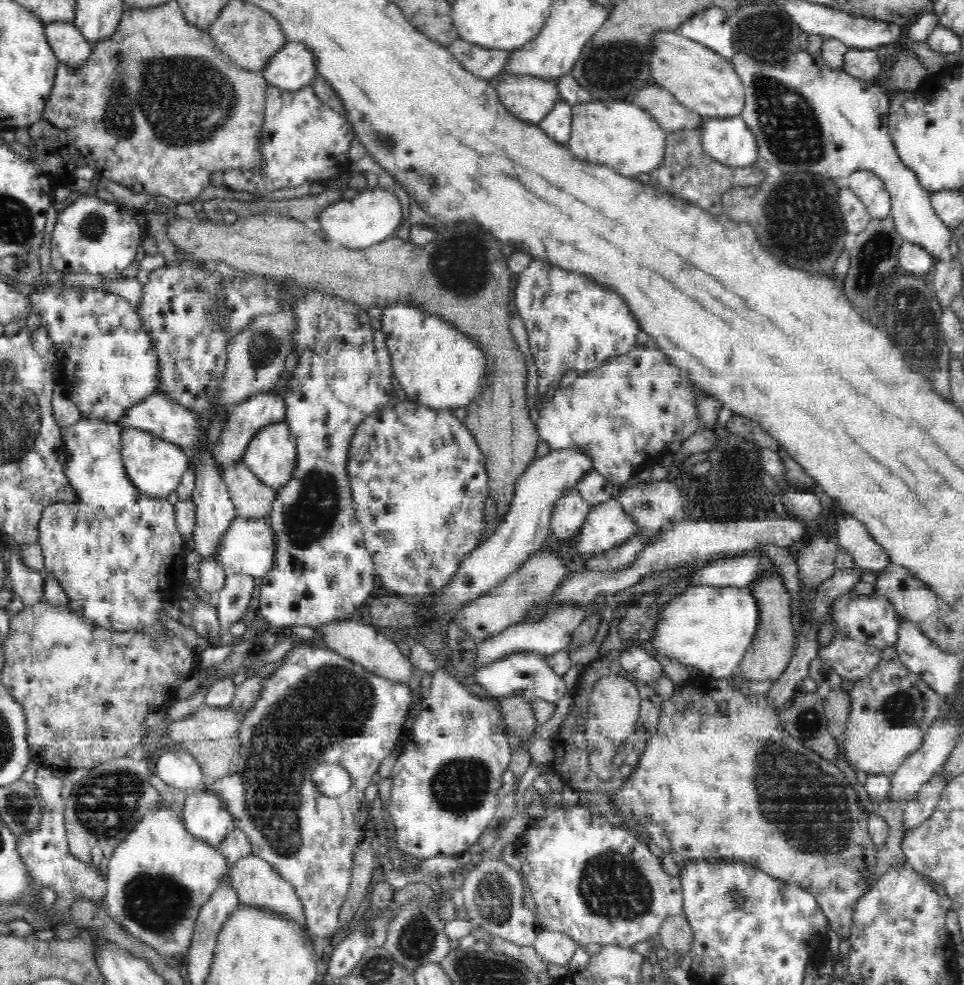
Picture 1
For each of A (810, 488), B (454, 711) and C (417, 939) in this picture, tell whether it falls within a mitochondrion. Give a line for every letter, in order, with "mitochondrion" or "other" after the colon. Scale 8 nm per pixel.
A: other
B: other
C: mitochondrion

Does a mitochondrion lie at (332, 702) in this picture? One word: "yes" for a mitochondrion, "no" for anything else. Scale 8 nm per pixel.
yes

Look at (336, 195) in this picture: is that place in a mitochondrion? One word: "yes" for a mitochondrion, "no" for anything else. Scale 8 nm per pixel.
no

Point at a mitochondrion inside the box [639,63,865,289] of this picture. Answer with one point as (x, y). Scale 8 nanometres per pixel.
(800, 222)

